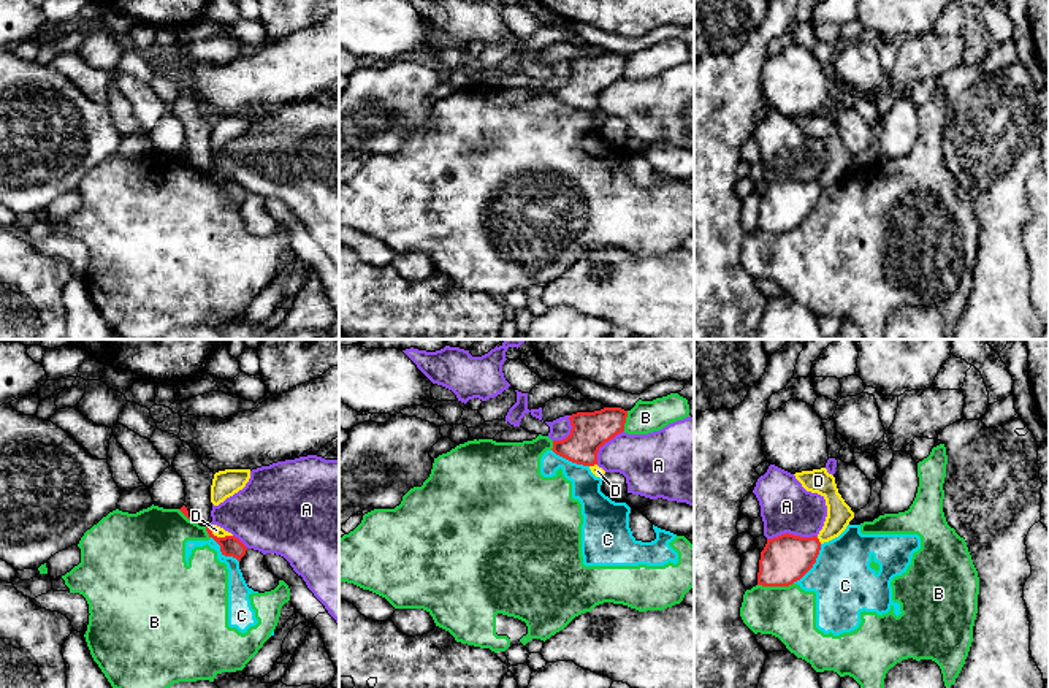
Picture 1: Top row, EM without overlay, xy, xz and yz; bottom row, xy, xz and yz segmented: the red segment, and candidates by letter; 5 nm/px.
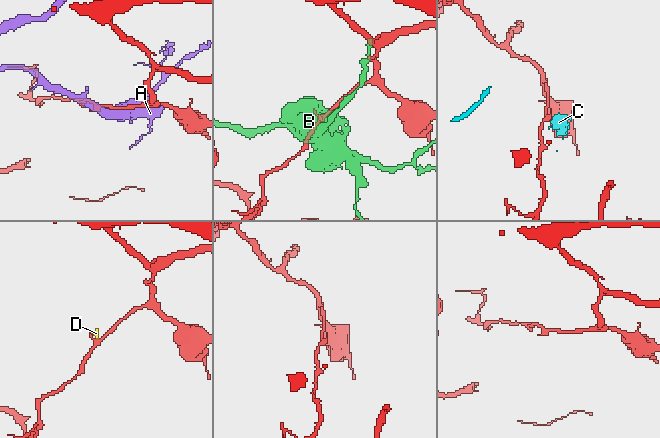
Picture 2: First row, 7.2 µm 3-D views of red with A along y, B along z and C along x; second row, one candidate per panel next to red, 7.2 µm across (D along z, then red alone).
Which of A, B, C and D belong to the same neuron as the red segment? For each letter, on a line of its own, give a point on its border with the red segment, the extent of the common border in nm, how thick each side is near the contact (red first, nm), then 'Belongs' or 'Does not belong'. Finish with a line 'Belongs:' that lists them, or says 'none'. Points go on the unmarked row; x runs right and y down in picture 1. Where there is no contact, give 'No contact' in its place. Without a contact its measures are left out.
A: Touches red at yz (791, 179). Shared border 260 nm. Thickness 240 nm (red) against 260 nm. Does not belong
B: Touches red at yz (775, 230). Shared border 180 nm. Thickness 240 nm (red) against 280 nm. Does not belong
C: Touches red at yz (813, 208). Shared border 240 nm. Thickness 240 nm (red) against 320 nm. Does not belong
D: Touches red at xy (219, 183). Shared border 130 nm. Thickness 110 nm (red) against 50 nm. Does not belong
Belongs: none

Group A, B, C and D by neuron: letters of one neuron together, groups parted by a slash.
A / B C / D

